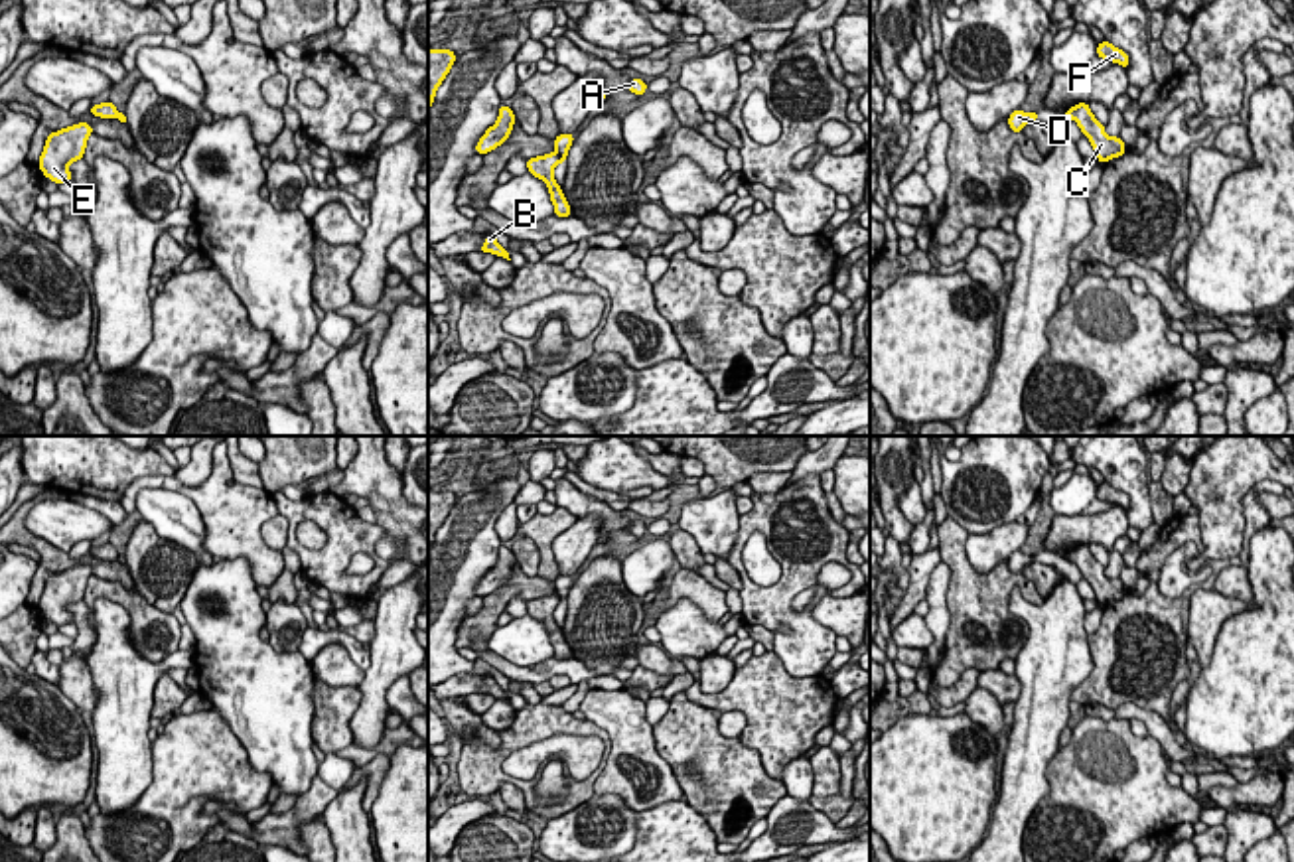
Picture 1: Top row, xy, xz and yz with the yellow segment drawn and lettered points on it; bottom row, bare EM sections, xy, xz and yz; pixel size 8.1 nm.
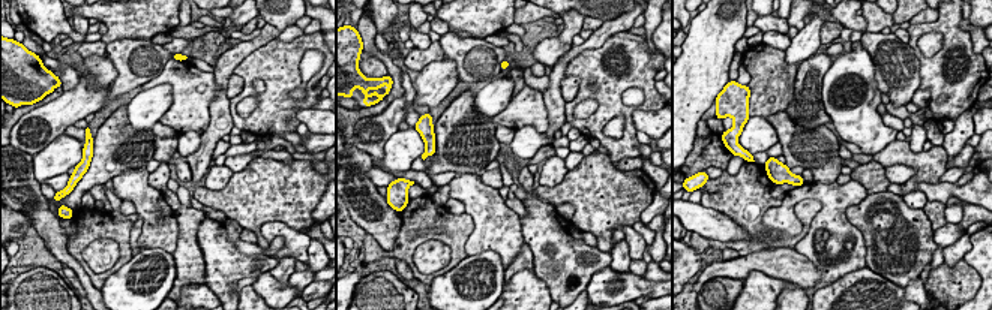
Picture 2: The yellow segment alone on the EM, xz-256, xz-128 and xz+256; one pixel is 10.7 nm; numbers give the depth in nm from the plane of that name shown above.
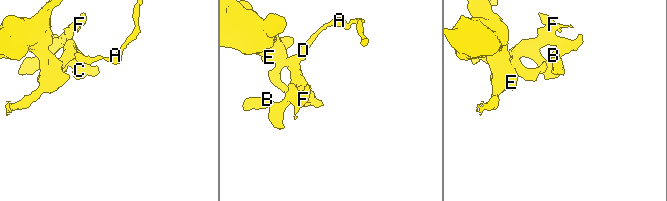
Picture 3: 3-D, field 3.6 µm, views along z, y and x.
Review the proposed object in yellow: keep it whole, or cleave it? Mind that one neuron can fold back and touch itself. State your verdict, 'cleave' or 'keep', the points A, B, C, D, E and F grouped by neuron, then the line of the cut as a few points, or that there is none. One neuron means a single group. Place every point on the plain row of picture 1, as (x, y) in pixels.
cleave; A D / B C E F; cut in xz along (557, 592), (559, 604)

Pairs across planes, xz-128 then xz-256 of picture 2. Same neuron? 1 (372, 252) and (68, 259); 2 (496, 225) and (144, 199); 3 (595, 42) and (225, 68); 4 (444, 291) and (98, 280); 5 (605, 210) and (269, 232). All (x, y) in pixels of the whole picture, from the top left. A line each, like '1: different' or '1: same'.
1: different
2: same
3: same
4: different
5: different

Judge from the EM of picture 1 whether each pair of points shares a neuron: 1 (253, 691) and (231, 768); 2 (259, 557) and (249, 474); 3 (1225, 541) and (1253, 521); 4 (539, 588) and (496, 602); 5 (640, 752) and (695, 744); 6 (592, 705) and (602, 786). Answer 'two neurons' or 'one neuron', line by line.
1: two neurons
2: two neurons
3: two neurons
4: one neuron
5: two neurons
6: one neuron

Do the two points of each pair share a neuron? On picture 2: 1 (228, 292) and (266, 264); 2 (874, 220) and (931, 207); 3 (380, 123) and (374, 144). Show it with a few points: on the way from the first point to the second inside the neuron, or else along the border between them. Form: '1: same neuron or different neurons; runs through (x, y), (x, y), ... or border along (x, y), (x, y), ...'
1: same neuron; runs through (230, 280), (245, 265), (254, 265)
2: different neurons; border along (920, 208), (929, 220), (932, 231)
3: same neuron; runs through (378, 128), (374, 132), (374, 140)

